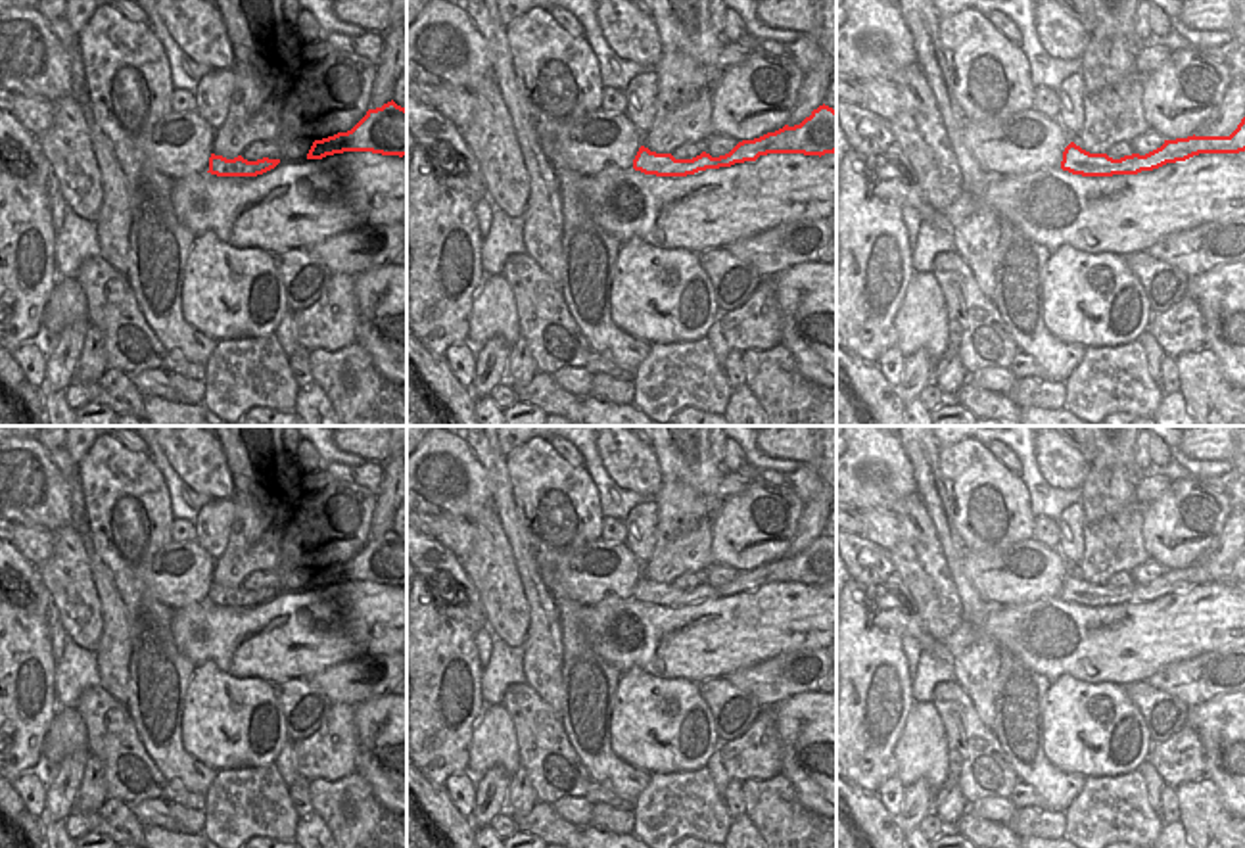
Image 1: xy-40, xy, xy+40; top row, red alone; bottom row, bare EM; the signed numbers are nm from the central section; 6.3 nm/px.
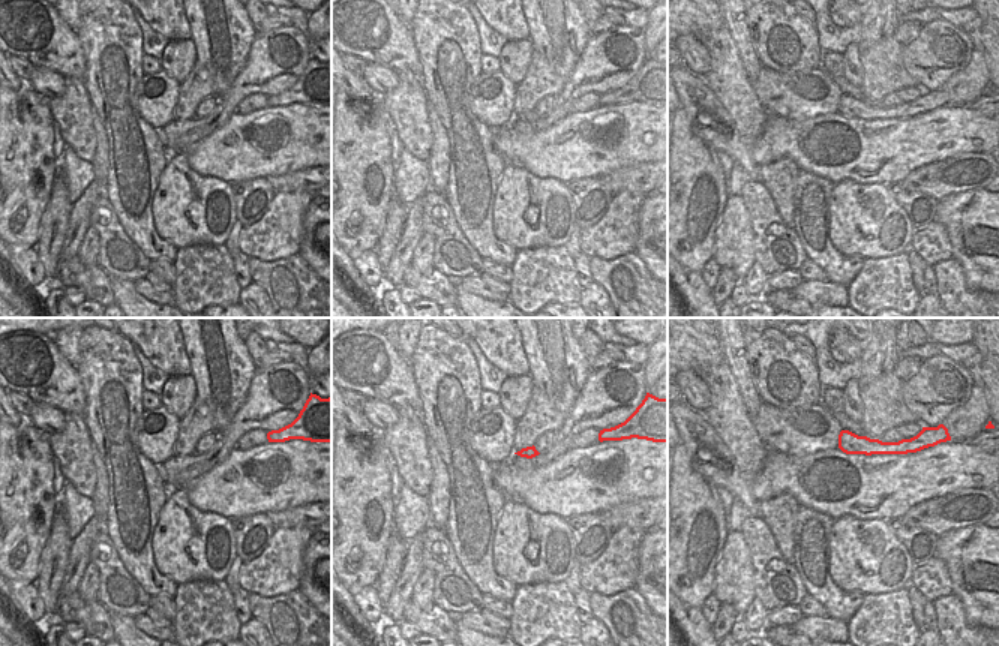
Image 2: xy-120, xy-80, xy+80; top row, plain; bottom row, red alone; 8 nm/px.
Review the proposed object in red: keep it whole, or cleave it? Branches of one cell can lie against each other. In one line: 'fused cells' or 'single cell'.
single cell

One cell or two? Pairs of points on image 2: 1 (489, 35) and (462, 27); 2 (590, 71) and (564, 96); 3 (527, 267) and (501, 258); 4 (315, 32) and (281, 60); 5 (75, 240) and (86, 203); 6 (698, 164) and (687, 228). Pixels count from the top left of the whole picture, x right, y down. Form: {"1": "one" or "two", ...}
{"1": "two", "2": "one", "3": "two", "4": "two", "5": "one", "6": "one"}

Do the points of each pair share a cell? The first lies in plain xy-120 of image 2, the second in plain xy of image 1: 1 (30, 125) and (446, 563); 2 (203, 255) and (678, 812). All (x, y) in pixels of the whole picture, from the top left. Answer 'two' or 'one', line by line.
1: two
2: one

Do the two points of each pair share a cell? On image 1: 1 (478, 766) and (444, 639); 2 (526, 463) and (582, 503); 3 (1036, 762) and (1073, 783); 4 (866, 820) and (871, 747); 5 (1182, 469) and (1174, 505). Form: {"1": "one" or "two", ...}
{"1": "two", "2": "one", "3": "one", "4": "two", "5": "two"}

